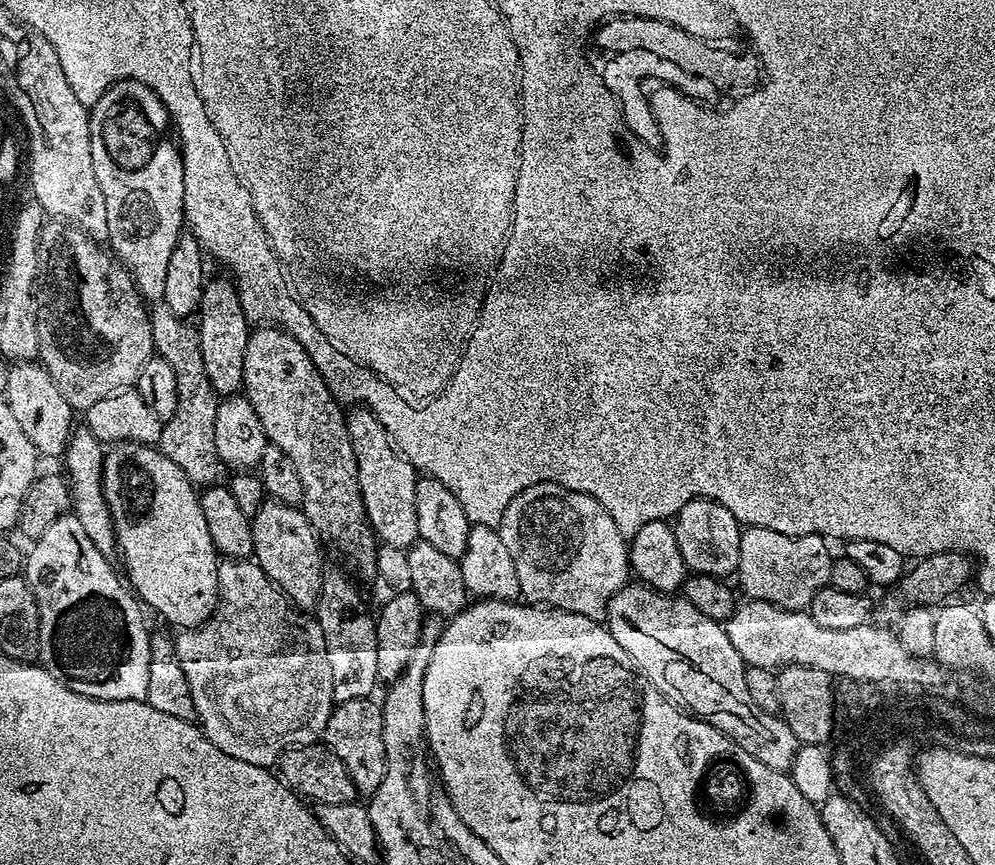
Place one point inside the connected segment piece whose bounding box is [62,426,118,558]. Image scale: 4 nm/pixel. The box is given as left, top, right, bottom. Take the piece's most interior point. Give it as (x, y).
(83, 458)

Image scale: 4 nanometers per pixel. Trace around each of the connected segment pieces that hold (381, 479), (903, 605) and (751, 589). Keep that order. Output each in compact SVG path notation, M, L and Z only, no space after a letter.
M356 406L347 413L346 423L350 446L354 446L354 462L358 462L358 486L368 515L368 525L381 545L389 544L405 550L421 539L418 528L418 502L415 488L418 481L416 467L398 451L388 431L378 418L363 406Z
M943 552L942 554L934 554L926 557L921 557L915 564L917 564L913 569L912 567L905 573L903 579L900 580L900 583L895 585L890 591L887 591L883 596L885 596L880 602L879 600L873 605L871 621L879 628L893 629L899 627L902 619L906 614L910 613L917 607L933 607L942 603L945 603L950 596L958 591L960 591L967 583L970 584L974 576L974 564L973 561L967 557L963 552Z
M745 527L739 542L737 583L747 599L766 601L782 609L803 611L824 587L828 586L834 559L829 541L819 536L788 536L765 527Z

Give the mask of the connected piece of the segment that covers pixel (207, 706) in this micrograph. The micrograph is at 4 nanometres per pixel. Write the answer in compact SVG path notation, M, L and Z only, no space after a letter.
M221 559L218 563L218 590L216 591L216 608L212 616L199 628L180 630L174 636L174 655L182 666L182 674L190 686L190 694L194 698L196 720L206 738L222 754L230 754L230 758L238 758L241 762L250 762L250 766L271 769L280 757L291 748L301 748L307 744L315 744L326 730L326 722L334 707L334 681L330 678L330 662L326 658L326 640L322 638L320 625L311 615L297 610L292 601L276 587L276 583L260 569L260 565L251 559L230 560Z

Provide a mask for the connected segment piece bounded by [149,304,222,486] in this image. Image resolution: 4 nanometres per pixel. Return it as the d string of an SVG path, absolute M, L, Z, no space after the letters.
M164 304L151 305L149 320L153 351L166 362L177 381L178 406L174 418L163 421L164 429L158 445L160 452L194 486L212 486L217 483L216 475L222 471L218 450L214 450L214 418L218 396L214 392L204 370L197 331L176 318Z

